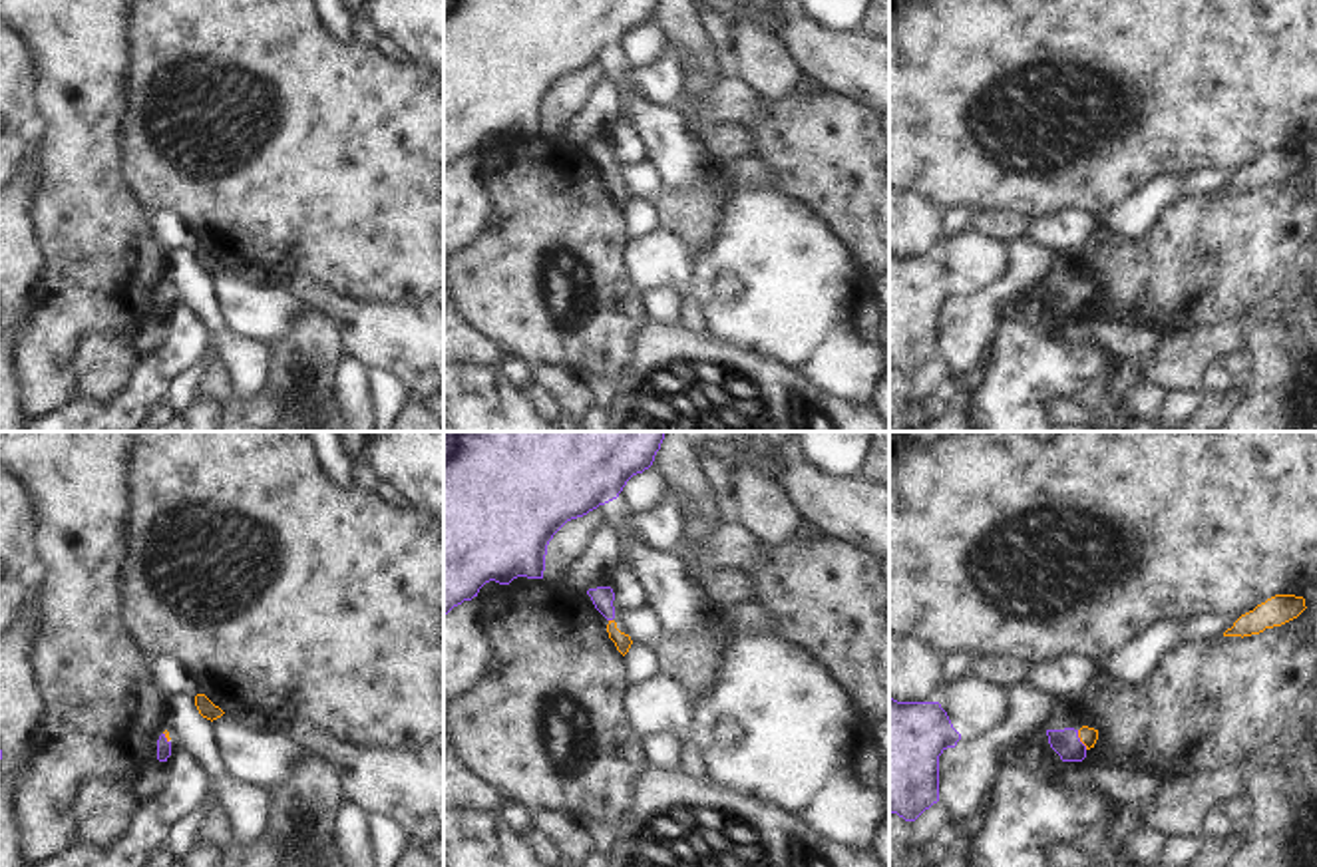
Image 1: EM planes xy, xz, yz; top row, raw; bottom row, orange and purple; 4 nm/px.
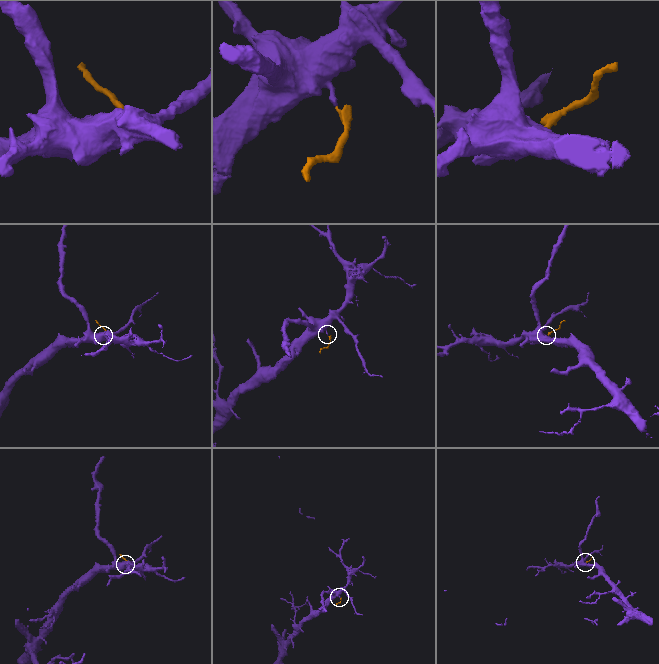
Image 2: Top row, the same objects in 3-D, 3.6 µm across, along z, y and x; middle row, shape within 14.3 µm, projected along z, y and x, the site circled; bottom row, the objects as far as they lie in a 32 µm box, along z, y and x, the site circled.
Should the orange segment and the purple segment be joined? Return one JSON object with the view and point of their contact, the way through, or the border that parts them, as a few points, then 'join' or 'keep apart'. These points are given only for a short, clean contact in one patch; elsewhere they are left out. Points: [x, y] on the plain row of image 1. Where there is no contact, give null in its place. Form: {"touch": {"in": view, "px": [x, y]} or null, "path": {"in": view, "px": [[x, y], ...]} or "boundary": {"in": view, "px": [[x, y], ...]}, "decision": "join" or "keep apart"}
{"touch": {"in": "yz", "px": [1081, 295]}, "path": {"in": "yz", "px": [[1089, 291], [1081, 295], [1065, 297]]}, "decision": "join"}

